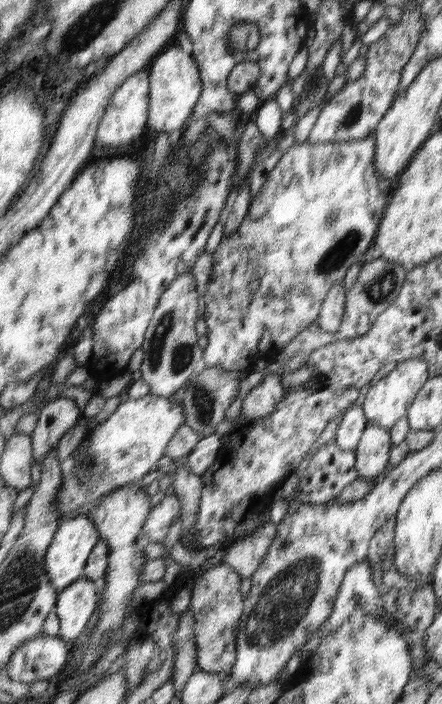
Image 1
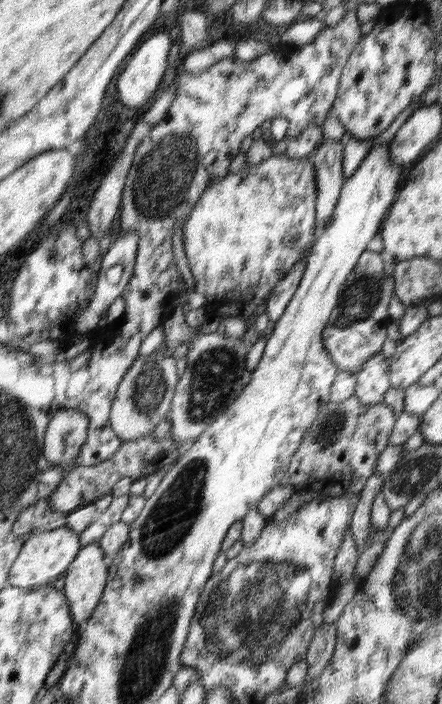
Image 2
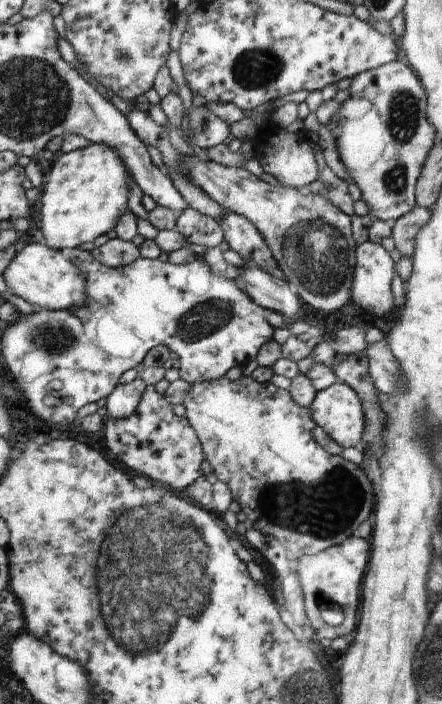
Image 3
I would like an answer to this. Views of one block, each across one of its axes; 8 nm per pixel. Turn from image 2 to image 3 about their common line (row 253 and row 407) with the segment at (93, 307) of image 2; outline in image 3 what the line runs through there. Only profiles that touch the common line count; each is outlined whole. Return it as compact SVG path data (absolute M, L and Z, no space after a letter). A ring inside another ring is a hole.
M139 377L130 383L118 384L107 396L102 413L115 419L128 418L138 408L146 386Z

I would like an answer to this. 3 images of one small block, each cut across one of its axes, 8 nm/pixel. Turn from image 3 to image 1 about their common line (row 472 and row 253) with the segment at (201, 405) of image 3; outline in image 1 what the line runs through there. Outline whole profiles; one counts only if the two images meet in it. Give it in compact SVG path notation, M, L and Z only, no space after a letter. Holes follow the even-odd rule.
M370 136L365 139L348 142L321 142L310 144L309 142L298 145L295 143L282 155L274 169L268 176L256 197L250 204L247 214L237 228L237 231L228 238L222 238L212 256L213 267L210 275L208 291L204 295L206 309L203 319L207 326L208 344L203 351L201 364L205 366L218 366L224 370L240 371L244 366L252 364L270 350L280 352L289 342L292 342L298 334L317 320L322 303L329 295L329 289L337 282L344 280L348 268L355 262L359 262L366 251L373 244L380 220L385 214L385 208L390 199L391 182L377 175L375 165L375 138Z

